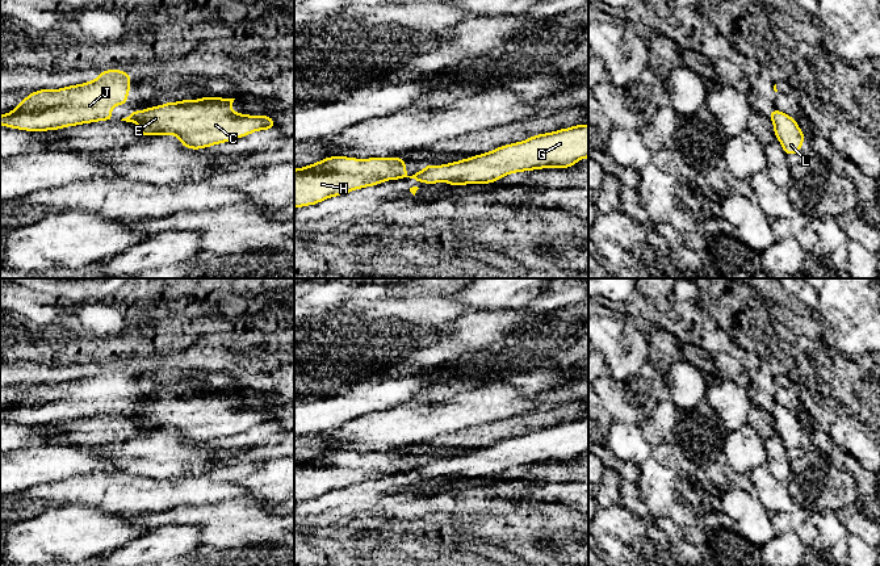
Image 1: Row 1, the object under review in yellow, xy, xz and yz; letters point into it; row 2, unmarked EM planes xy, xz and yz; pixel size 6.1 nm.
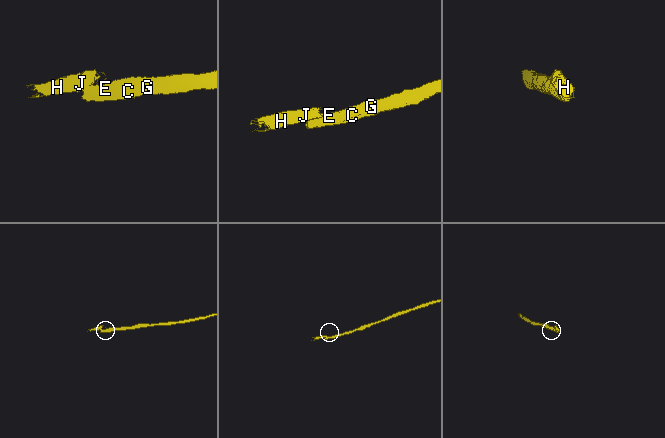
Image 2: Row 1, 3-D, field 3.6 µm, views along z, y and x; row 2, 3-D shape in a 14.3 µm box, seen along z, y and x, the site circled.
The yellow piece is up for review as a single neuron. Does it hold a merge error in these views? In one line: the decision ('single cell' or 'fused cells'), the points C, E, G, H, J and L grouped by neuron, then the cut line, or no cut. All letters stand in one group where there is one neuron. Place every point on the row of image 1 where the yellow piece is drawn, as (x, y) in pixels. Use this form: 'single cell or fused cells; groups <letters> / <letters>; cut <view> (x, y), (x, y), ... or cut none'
fused cells; groups C E G L / H J; cut xz (436, 166), (424, 170)

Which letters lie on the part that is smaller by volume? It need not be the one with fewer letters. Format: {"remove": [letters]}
{"remove": ["H", "J"]}

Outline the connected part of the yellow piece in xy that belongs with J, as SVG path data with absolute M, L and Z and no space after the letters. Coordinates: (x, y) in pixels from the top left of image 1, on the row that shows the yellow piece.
M106 70L92 81L59 89L39 89L24 97L9 113L1 114L0 125L25 131L49 131L105 120L113 121L112 109L127 104L130 81L131 75L122 70Z

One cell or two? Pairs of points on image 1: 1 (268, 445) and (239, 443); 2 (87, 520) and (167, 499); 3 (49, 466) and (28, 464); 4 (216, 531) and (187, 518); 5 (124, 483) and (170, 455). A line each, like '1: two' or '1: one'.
1: one
2: two
3: one
4: one
5: two

